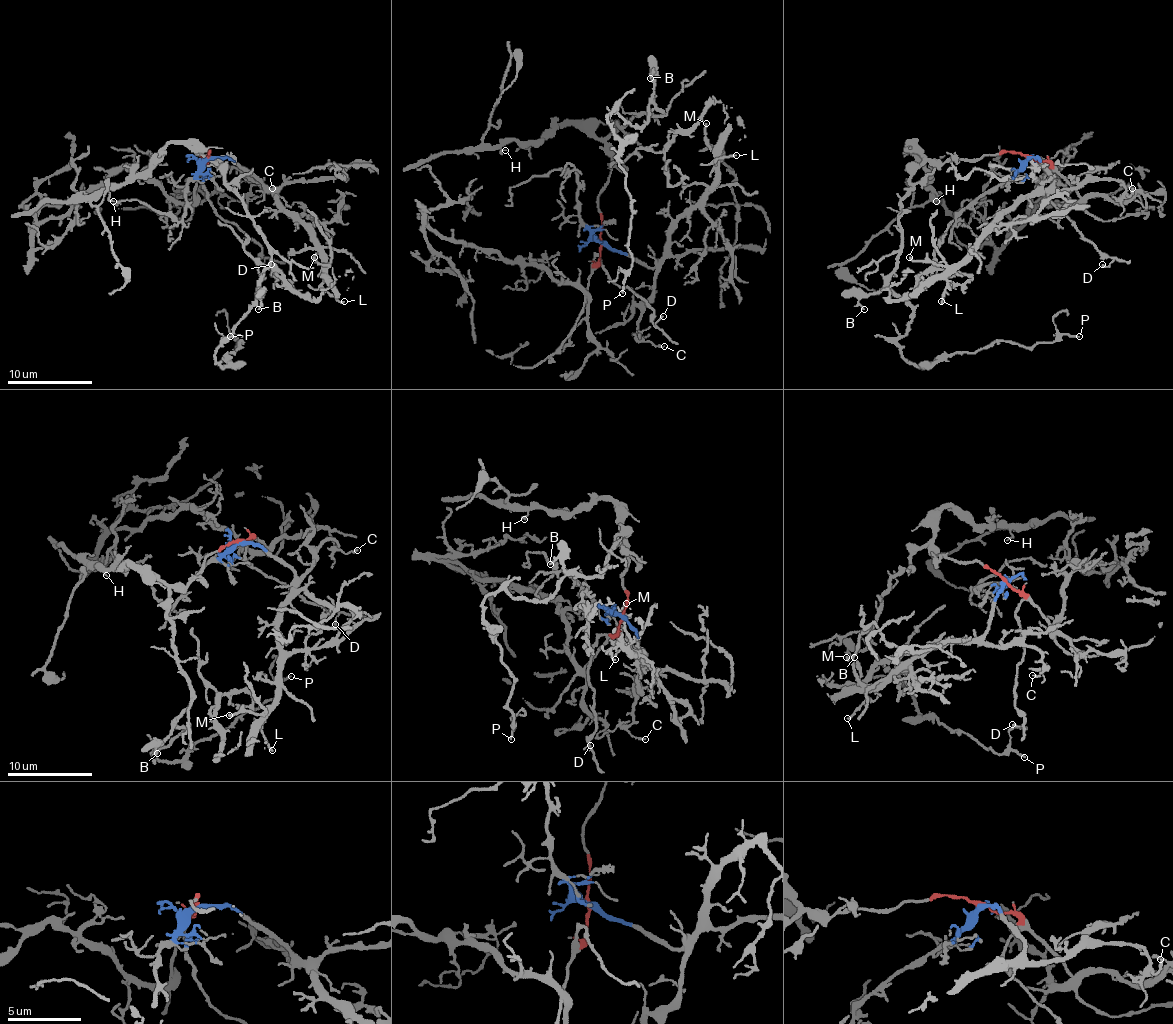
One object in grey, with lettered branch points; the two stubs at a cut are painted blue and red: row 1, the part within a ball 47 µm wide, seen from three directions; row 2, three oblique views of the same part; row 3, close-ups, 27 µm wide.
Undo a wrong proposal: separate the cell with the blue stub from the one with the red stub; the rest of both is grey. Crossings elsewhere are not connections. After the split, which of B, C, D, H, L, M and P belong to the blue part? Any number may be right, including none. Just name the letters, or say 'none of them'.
C, L, M

